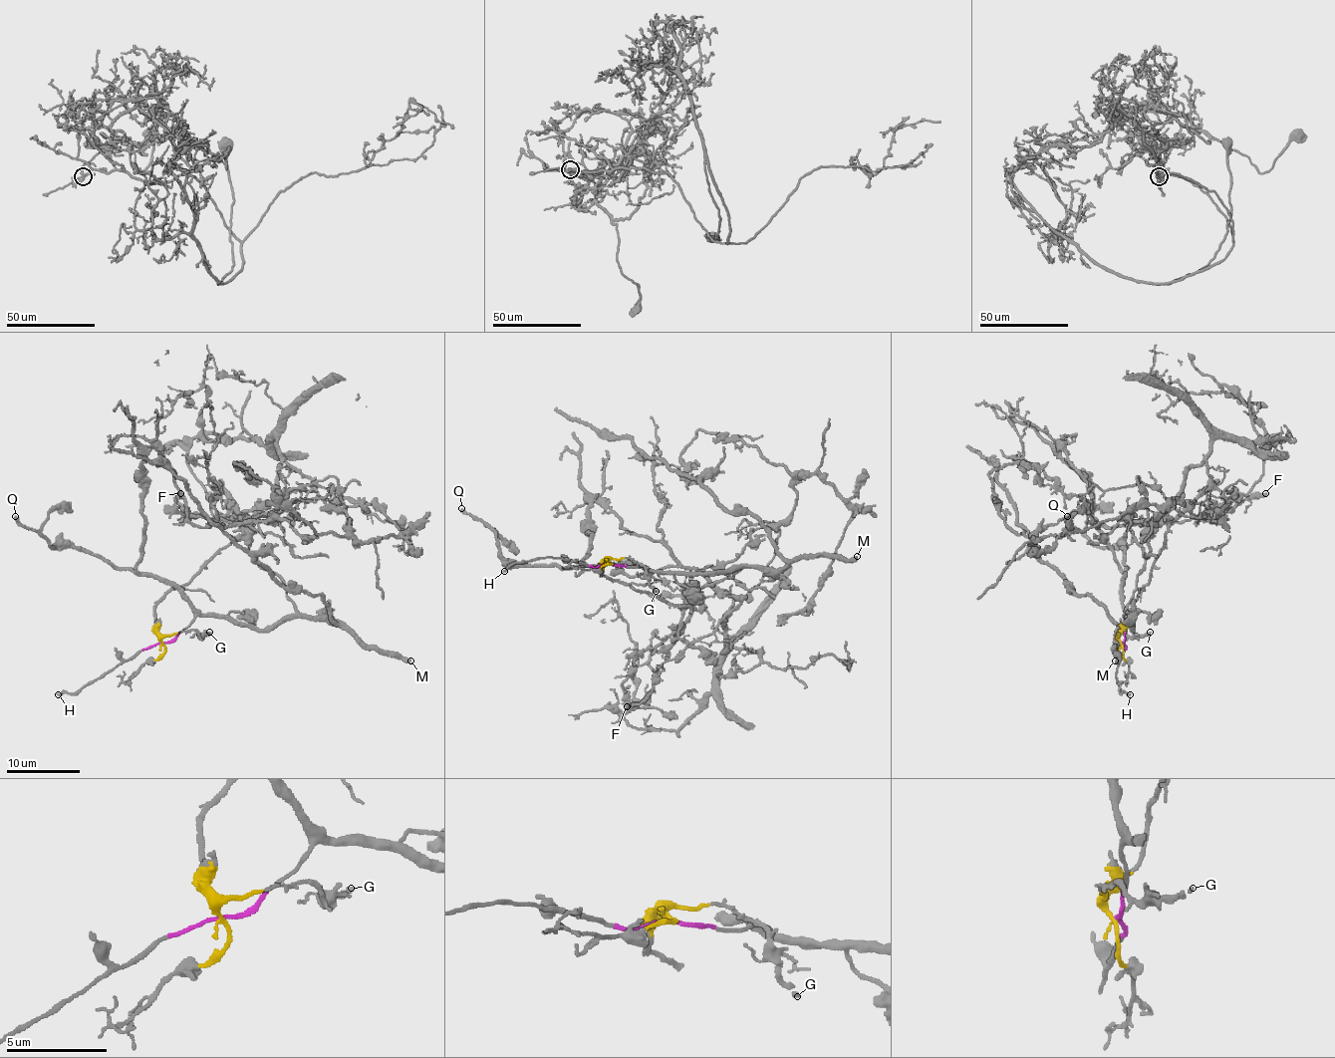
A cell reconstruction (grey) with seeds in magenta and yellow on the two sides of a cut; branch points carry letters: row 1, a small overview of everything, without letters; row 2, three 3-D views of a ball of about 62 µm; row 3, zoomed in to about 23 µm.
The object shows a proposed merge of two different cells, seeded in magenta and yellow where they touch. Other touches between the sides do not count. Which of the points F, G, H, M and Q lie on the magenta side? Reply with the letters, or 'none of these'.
H, M, Q

